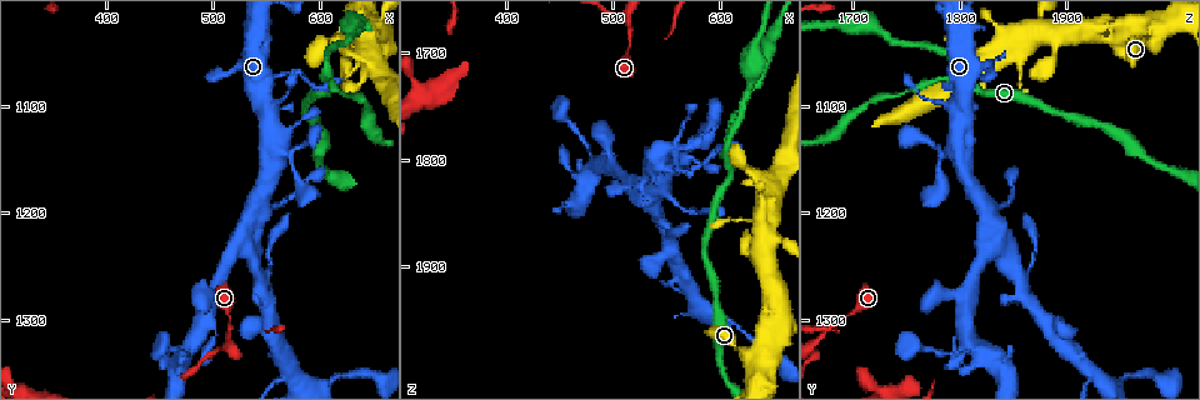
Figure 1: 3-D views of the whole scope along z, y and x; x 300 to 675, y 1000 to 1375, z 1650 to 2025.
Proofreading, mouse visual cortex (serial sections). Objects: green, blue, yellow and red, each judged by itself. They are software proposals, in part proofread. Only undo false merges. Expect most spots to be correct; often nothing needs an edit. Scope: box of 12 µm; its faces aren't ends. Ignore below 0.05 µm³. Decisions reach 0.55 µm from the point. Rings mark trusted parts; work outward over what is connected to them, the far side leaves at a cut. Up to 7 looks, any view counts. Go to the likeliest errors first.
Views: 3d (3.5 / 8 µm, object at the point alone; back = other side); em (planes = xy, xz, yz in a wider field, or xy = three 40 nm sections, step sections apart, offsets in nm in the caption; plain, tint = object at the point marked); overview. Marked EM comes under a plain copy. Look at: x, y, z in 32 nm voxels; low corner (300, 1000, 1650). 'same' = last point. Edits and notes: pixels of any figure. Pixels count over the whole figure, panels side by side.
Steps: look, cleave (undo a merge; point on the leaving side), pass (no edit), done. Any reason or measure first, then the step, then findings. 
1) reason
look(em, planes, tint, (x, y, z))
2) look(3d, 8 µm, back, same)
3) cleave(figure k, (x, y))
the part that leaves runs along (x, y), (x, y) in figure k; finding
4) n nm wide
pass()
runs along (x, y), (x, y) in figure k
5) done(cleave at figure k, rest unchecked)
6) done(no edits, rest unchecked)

arms part here
look(3d, 3.5 µm, (608, 1072, 1802))

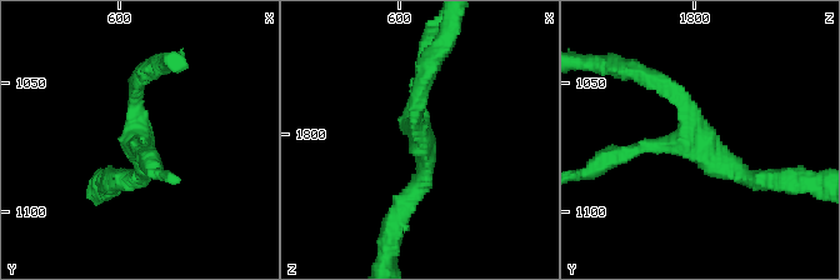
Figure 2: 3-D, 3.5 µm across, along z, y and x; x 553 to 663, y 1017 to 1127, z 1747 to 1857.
3 arms; arms of 150, 200, 250 nm
look(em, xy, step 2, tint, (608, 1075, 1801))

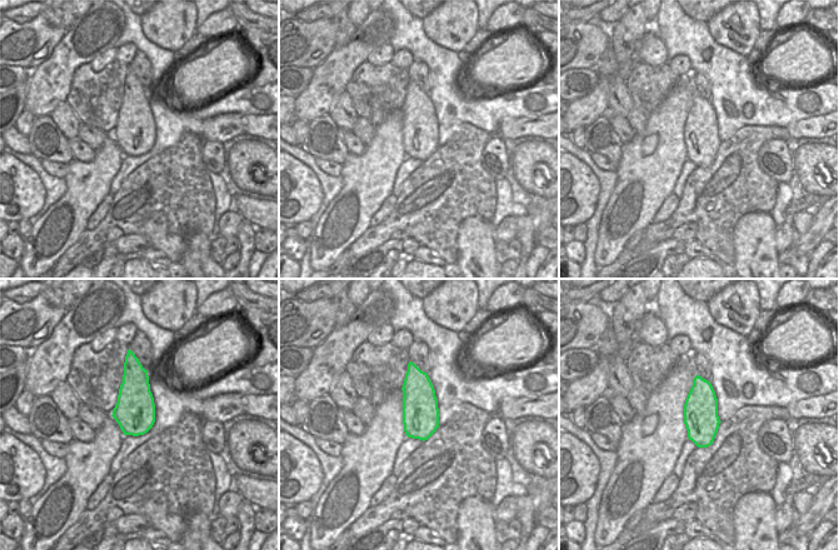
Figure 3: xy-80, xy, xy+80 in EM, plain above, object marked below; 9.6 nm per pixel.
pass()
runs along (760, 180), (715, 164), (654, 80) in figure 2; continuous, no second cell

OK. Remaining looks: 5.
calibre changes
look(3d, 3.5 µm, (512, 1070, 1828))

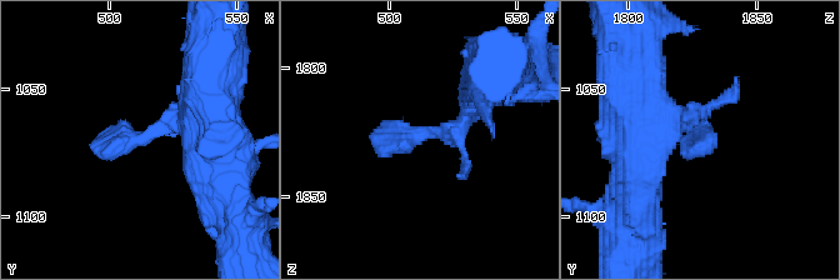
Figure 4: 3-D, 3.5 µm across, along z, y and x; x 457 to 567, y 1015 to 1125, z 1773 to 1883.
now the EM
look(em, xy, step 1, tint, (514, 1069, 1827))

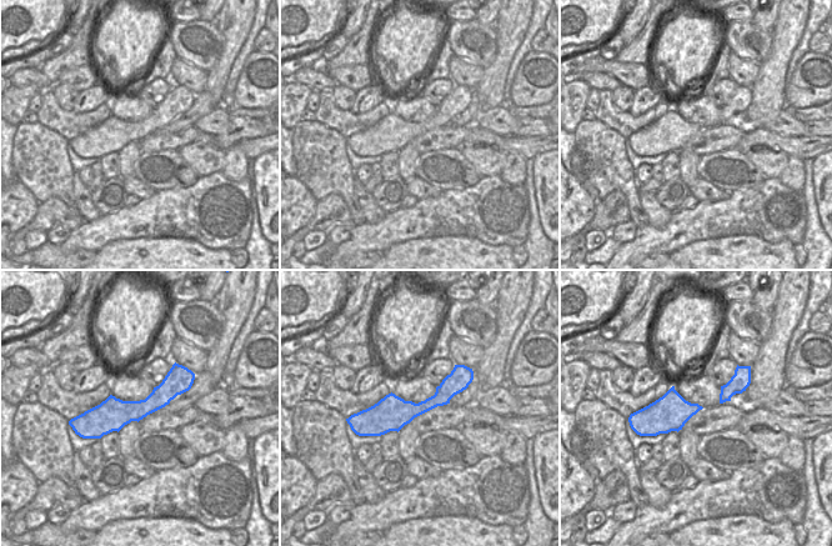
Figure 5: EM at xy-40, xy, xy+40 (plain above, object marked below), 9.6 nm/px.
pass()
runs along (481, 85), (448, 134), (370, 136) in figure 4; all the same cell

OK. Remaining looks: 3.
four-way junction
look(3d, 3.5 µm, (632, 1040, 1892))

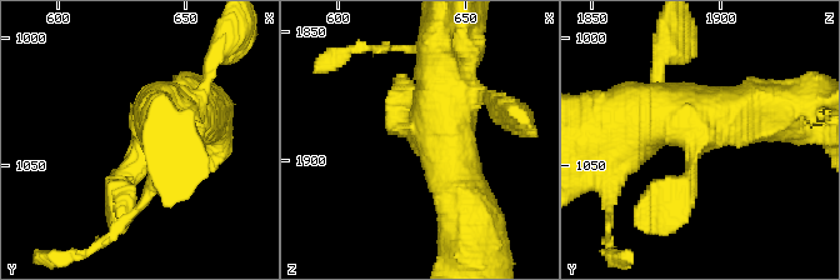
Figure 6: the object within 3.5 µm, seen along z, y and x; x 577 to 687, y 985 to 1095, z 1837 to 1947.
4 arms; arms of 250, 250, 600, 700 nm; shape alone is not enough
look(em, xy, step 5, tint, (633, 1041, 1889))

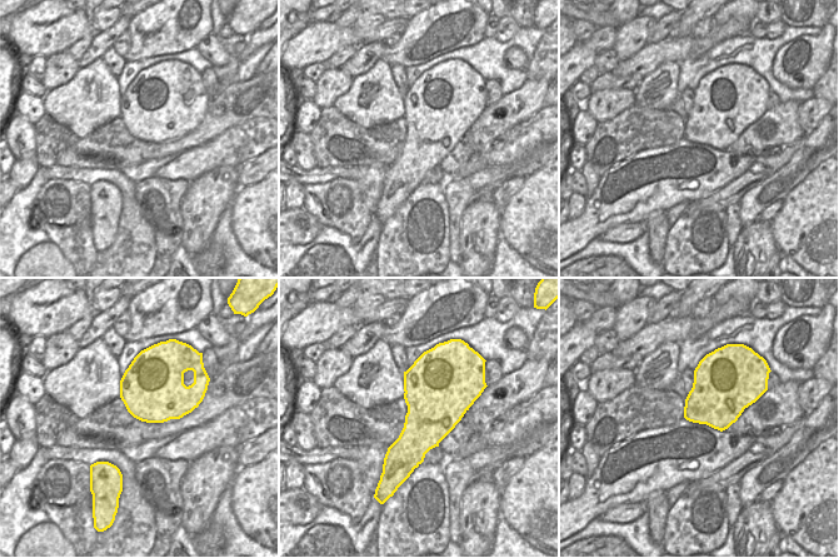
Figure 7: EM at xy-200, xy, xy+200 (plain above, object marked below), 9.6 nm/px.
look(em, planes, tint, same)

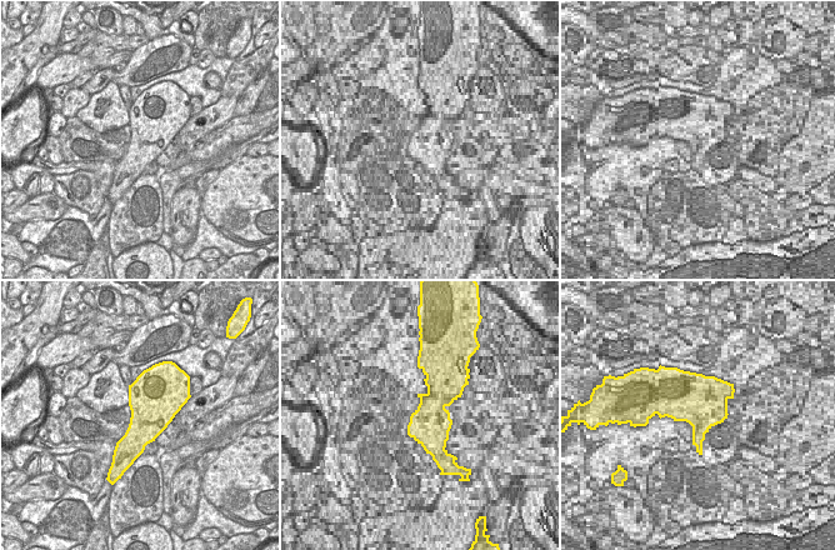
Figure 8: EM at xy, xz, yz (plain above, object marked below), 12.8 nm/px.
pass()
runs along (470, 203), (435, 136), (448, 56) in figure 6; one cell here

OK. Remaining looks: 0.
done(no edits, rest unchecked)

